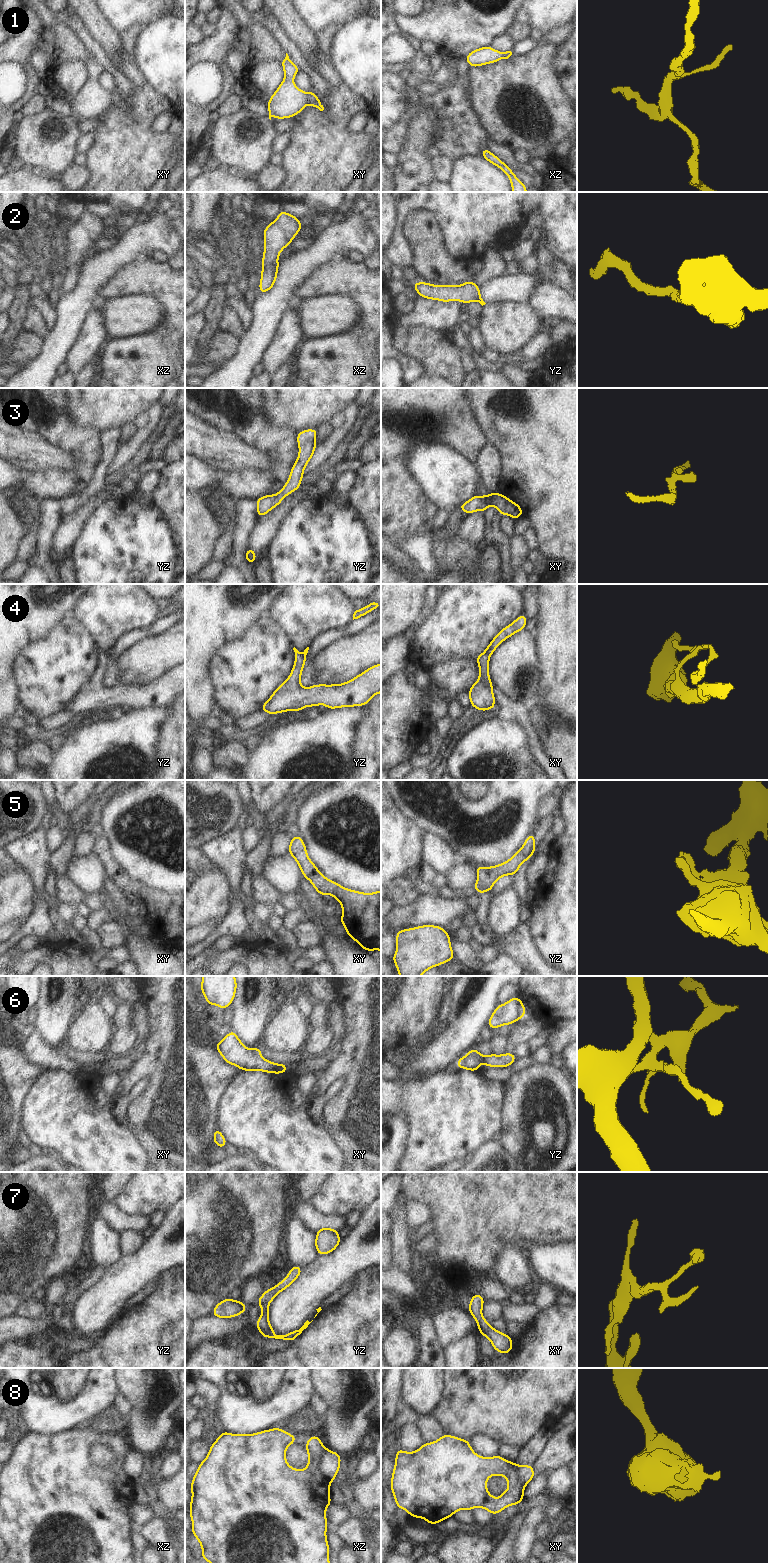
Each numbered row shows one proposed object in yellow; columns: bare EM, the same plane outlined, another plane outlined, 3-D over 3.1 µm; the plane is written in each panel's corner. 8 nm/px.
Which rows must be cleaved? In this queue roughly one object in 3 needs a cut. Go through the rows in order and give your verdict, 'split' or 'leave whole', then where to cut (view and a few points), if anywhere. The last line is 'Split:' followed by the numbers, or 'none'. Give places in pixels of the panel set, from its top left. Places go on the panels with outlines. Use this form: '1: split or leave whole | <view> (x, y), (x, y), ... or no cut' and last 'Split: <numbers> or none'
1: leave whole | no cut
2: leave whole | no cut
3: leave whole | no cut
4: split | xy (484, 652), (489, 656)
5: leave whole | no cut
6: split | yz (470, 1050), (480, 1061)
7: leave whole | no cut
8: split | xz (326, 1449), (320, 1458), (318, 1470), (330, 1481)
Split: 4, 6, 8

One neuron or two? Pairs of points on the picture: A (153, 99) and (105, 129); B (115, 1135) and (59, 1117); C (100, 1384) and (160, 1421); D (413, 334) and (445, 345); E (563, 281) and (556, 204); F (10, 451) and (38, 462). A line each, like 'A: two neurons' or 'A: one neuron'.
A: one neuron
B: one neuron
C: two neurons
D: one neuron
E: two neurons
F: one neuron

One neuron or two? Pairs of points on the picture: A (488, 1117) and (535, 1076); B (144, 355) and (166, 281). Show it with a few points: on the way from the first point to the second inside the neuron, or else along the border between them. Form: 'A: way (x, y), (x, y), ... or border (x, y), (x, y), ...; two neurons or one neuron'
A: border (503, 1083), (504, 1105), (502, 1108), (501, 1126); two neurons
B: way (162, 337), (173, 326), (173, 299); one neuron

